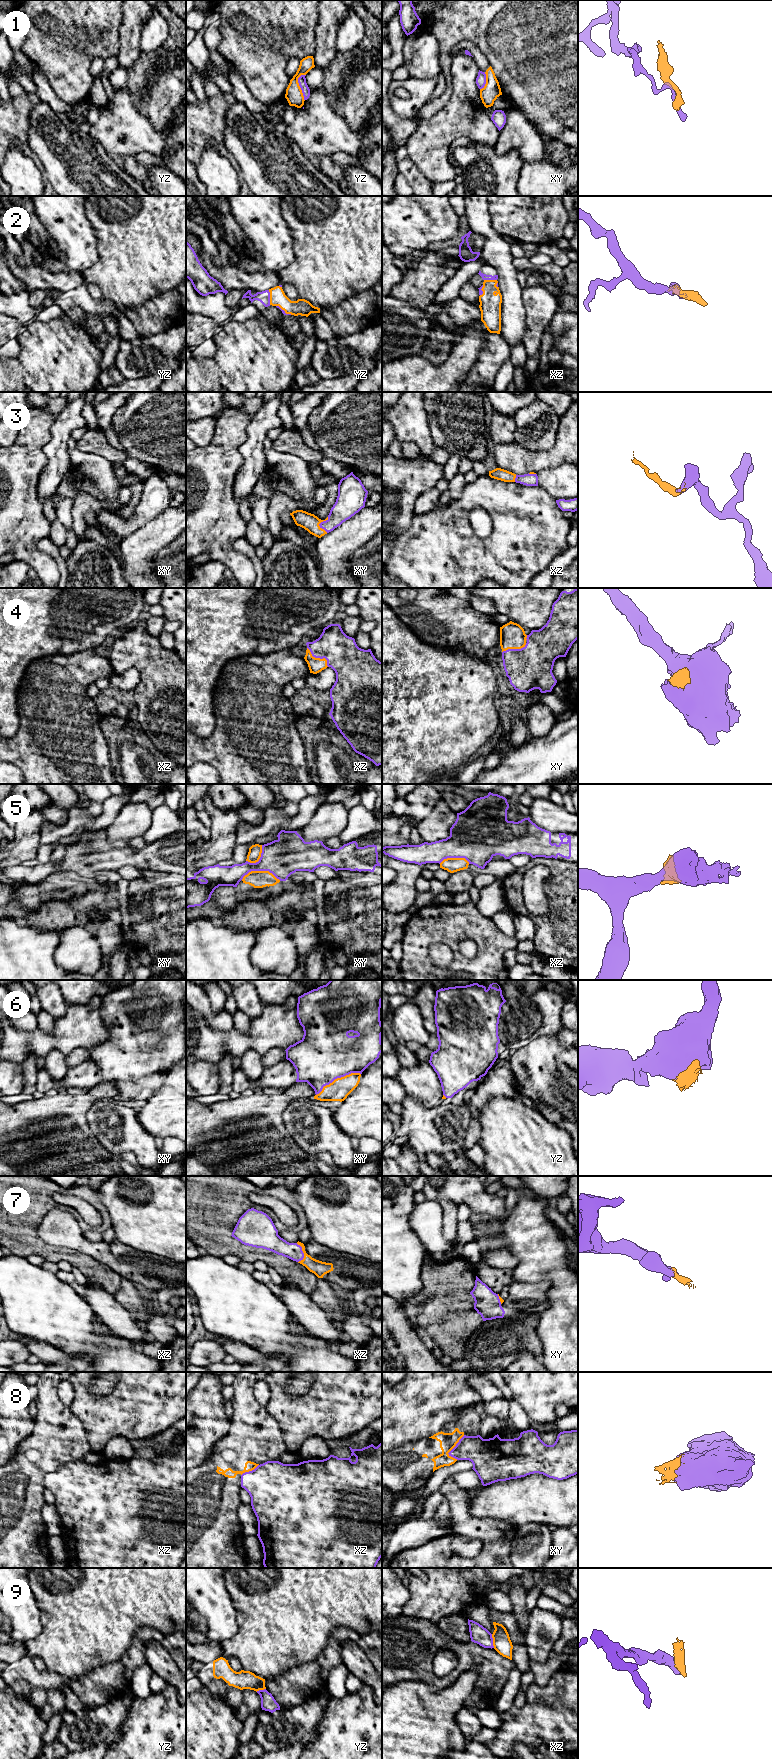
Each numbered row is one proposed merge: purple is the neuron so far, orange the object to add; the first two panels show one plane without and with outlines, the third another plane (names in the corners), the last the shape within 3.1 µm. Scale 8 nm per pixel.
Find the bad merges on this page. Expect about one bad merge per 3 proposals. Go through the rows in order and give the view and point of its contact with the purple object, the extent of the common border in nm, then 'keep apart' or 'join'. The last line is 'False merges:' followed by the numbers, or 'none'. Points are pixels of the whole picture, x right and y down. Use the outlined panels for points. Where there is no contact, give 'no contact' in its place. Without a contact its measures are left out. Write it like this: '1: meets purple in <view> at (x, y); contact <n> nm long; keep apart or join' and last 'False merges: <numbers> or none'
1: meets purple in yz at (300, 87); contact 220 nm long; keep apart
2: meets purple in yz at (269, 297); contact 120 nm long; join
3: meets purple in xy at (319, 524); contact 130 nm long; join
4: meets purple in xz at (318, 657); contact 240 nm long; join
5: meets purple in xy at (261, 870); contact 320 nm long; keep apart
6: meets purple in xy at (337, 1077); contact 400 nm long; join
7: meets purple in xz at (302, 1252); contact 160 nm long; join
8: meets purple in xy at (455, 1446); contact 220 nm long; keep apart
9: meets purple in xz at (492, 1641); contact 110 nm long; keep apart
False merges: 1, 5, 8, 9

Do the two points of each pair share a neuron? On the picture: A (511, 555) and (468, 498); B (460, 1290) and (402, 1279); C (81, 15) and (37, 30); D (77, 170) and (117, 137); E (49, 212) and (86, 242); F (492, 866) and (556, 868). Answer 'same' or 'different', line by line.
A: same
B: different
C: same
D: different
E: same
F: different

